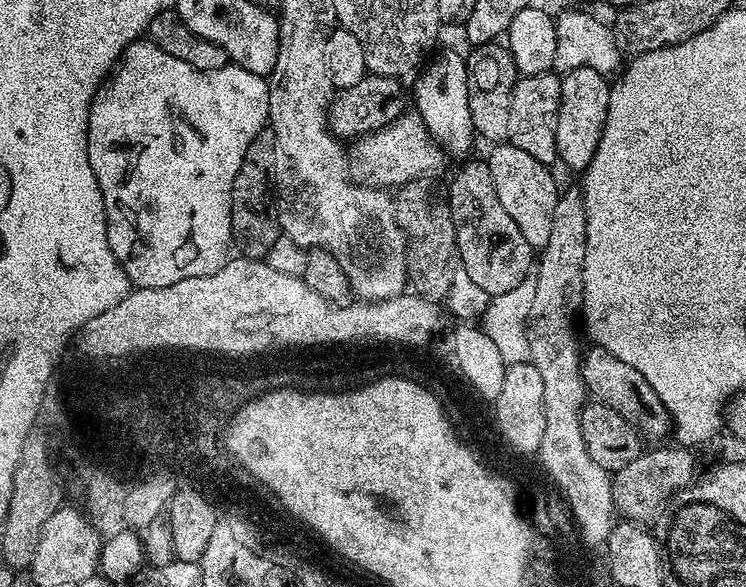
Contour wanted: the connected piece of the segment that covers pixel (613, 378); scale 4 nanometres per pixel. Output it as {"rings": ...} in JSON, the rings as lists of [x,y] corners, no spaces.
{"rings":[[[592,346],[592,349],[585,351],[580,365],[584,387],[590,393],[593,401],[610,406],[610,410],[618,410],[626,422],[630,422],[637,432],[648,436],[664,436],[673,431],[674,425],[672,416],[666,410],[662,398],[654,394],[654,386],[634,370],[634,366],[626,366],[618,358],[604,351],[599,346]]]}

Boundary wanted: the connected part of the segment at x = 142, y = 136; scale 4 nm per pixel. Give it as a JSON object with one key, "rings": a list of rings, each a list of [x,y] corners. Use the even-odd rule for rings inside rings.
{"rings":[[[147,38],[128,45],[110,83],[92,99],[88,153],[94,178],[98,178],[102,190],[110,250],[114,250],[114,258],[136,288],[174,286],[174,282],[186,278],[214,274],[228,263],[228,247],[234,244],[234,178],[238,178],[242,158],[246,158],[246,146],[267,124],[265,77],[235,66],[209,72],[194,70],[194,66],[166,54]]]}

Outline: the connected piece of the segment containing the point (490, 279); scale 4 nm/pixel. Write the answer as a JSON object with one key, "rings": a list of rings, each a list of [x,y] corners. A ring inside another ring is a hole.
{"rings":[[[469,159],[467,162],[464,162],[464,163],[469,162],[469,164],[464,164],[464,165],[461,166],[460,173],[458,173],[457,176],[454,177],[453,180],[452,180],[452,185],[450,185],[449,187],[447,186],[446,195],[447,195],[448,204],[451,208],[451,210],[452,210],[452,220],[453,220],[453,224],[454,224],[454,230],[456,231],[456,251],[458,253],[459,267],[464,268],[466,270],[466,274],[470,274],[470,282],[475,282],[475,284],[478,285],[478,287],[480,287],[481,290],[486,290],[486,294],[489,296],[489,298],[491,298],[491,297],[496,296],[496,295],[504,294],[508,290],[513,290],[516,286],[518,286],[518,284],[520,282],[522,282],[522,280],[524,278],[526,278],[528,272],[533,271],[533,268],[534,268],[534,250],[530,246],[530,242],[526,242],[526,238],[522,238],[522,230],[518,226],[518,222],[514,222],[514,218],[510,218],[510,214],[506,214],[506,209],[502,207],[502,201],[500,201],[500,199],[498,199],[498,190],[494,190],[494,178],[490,178],[490,166],[483,159],[472,160],[472,161],[471,160],[472,159]]]}

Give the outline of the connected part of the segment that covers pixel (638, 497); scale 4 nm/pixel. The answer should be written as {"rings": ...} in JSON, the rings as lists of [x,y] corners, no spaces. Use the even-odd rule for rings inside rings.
{"rings":[[[684,446],[656,448],[653,452],[641,451],[630,466],[622,466],[612,476],[612,497],[617,513],[628,522],[649,522],[660,512],[664,503],[684,491],[693,483],[696,472],[695,451]],[[693,475],[693,476],[692,476]],[[624,515],[624,516],[623,516]]]}

